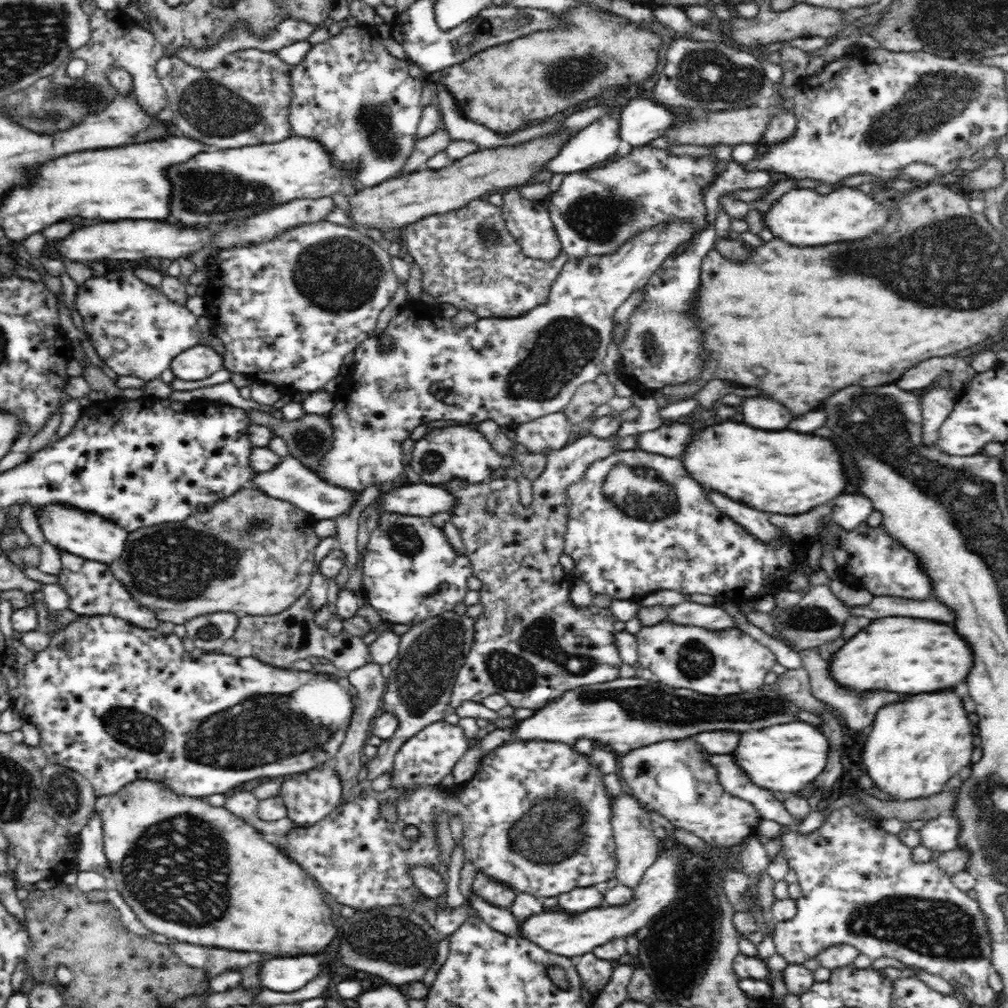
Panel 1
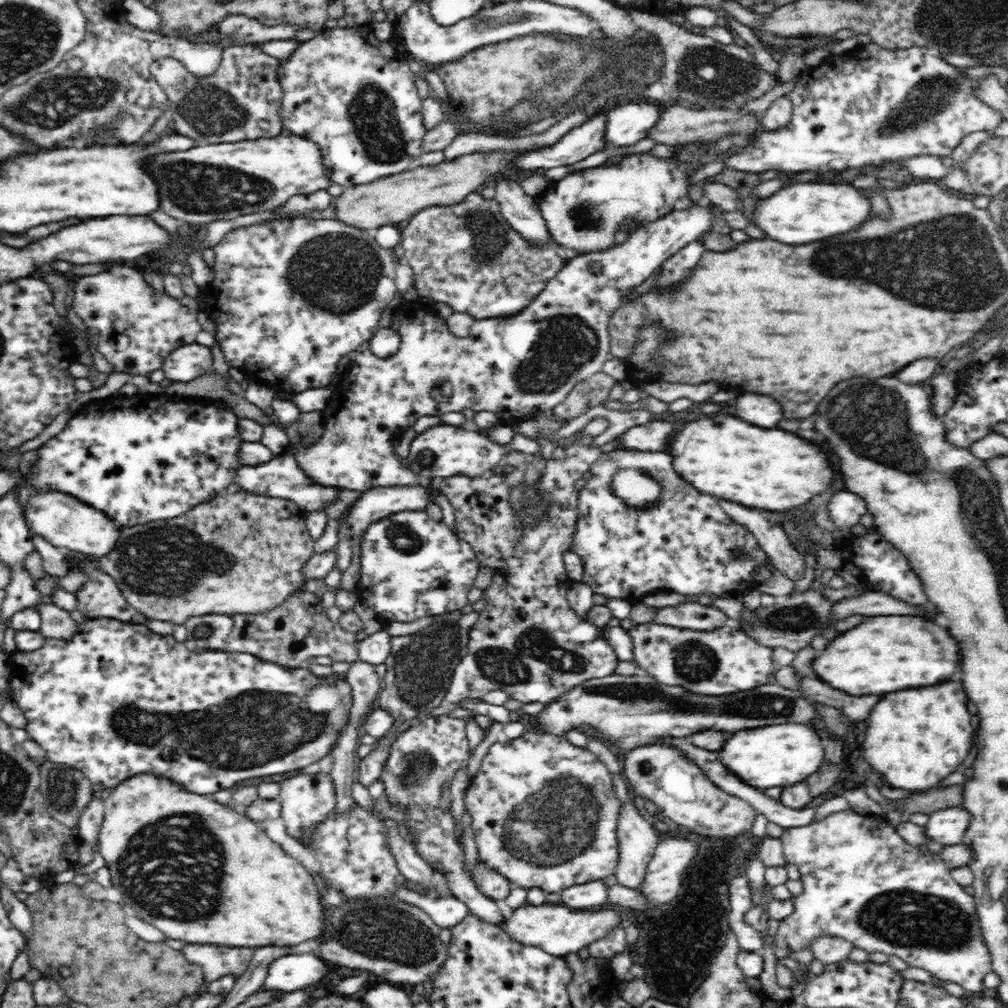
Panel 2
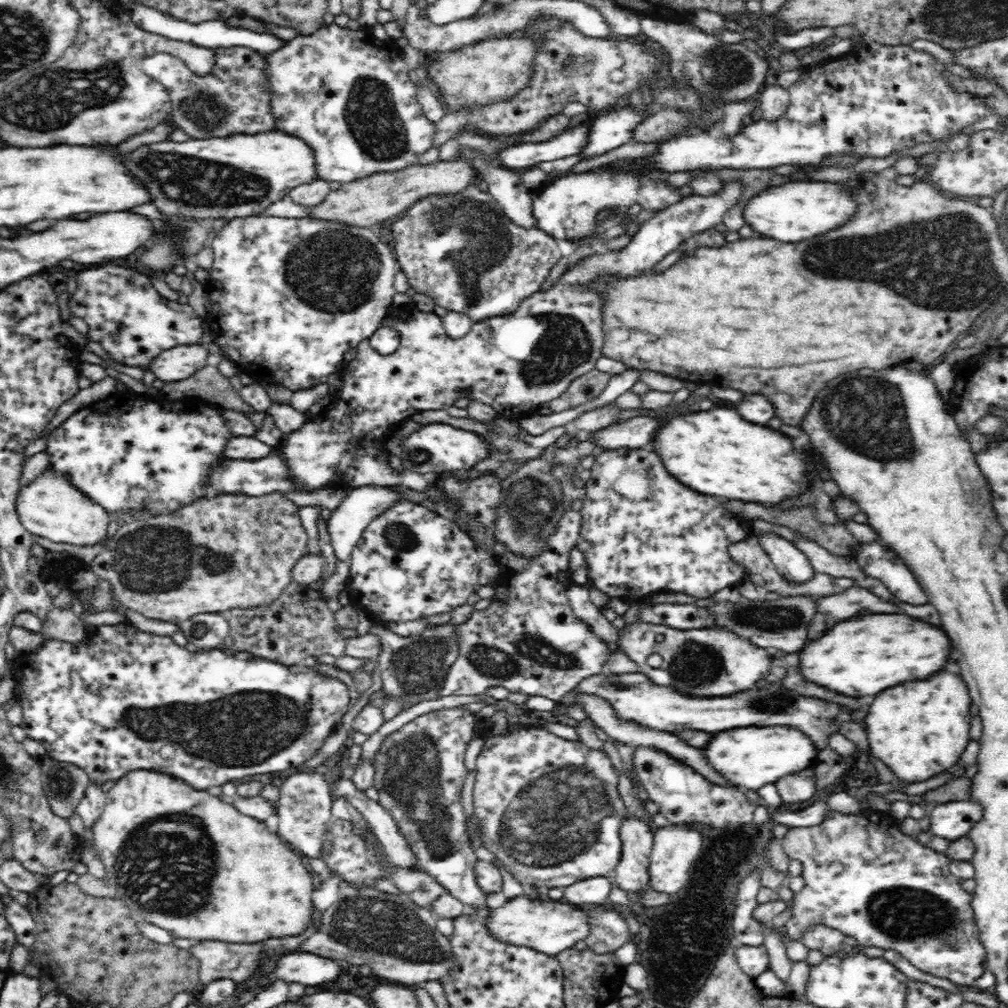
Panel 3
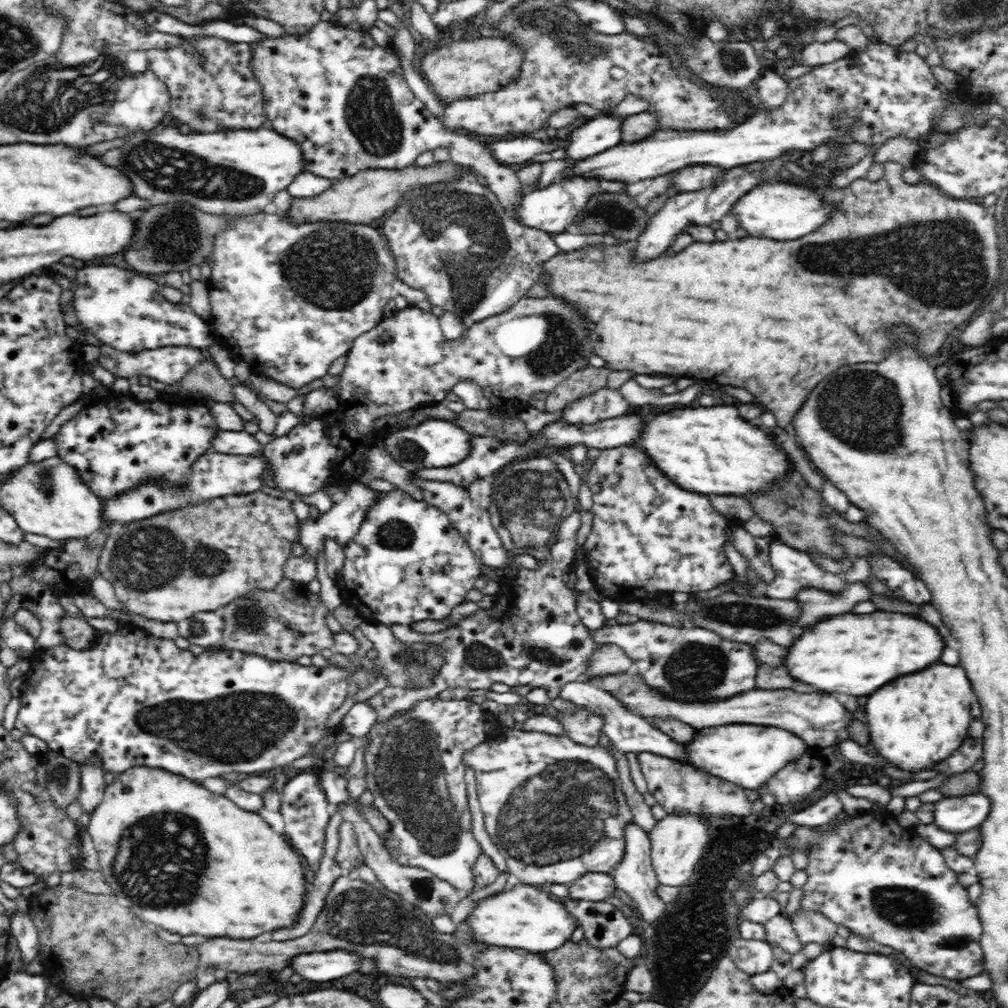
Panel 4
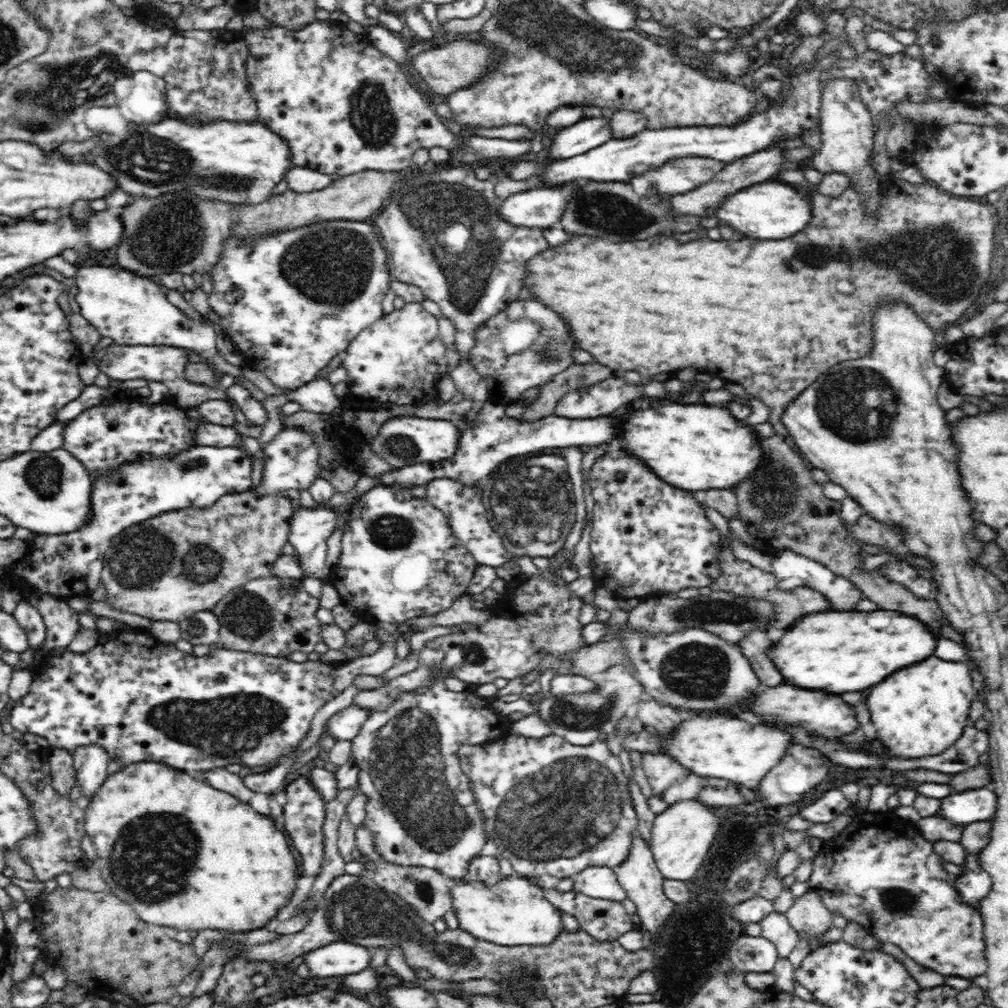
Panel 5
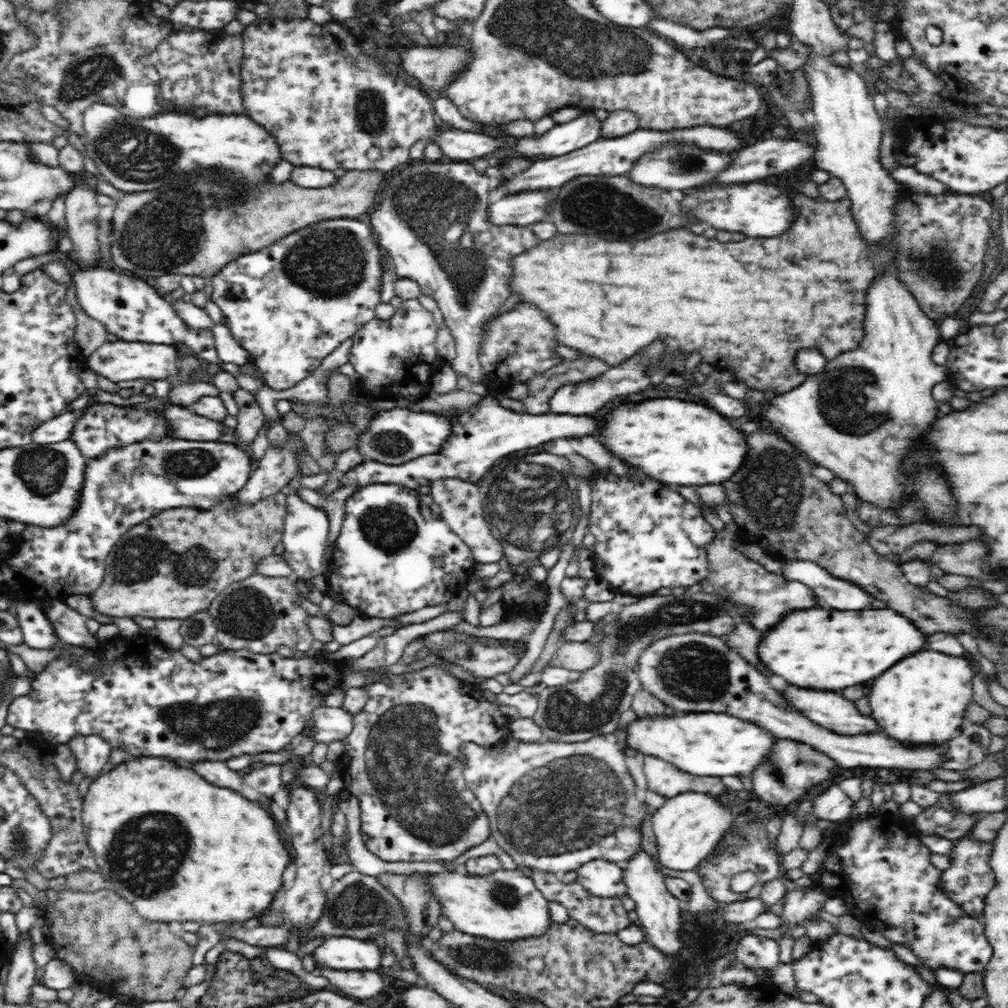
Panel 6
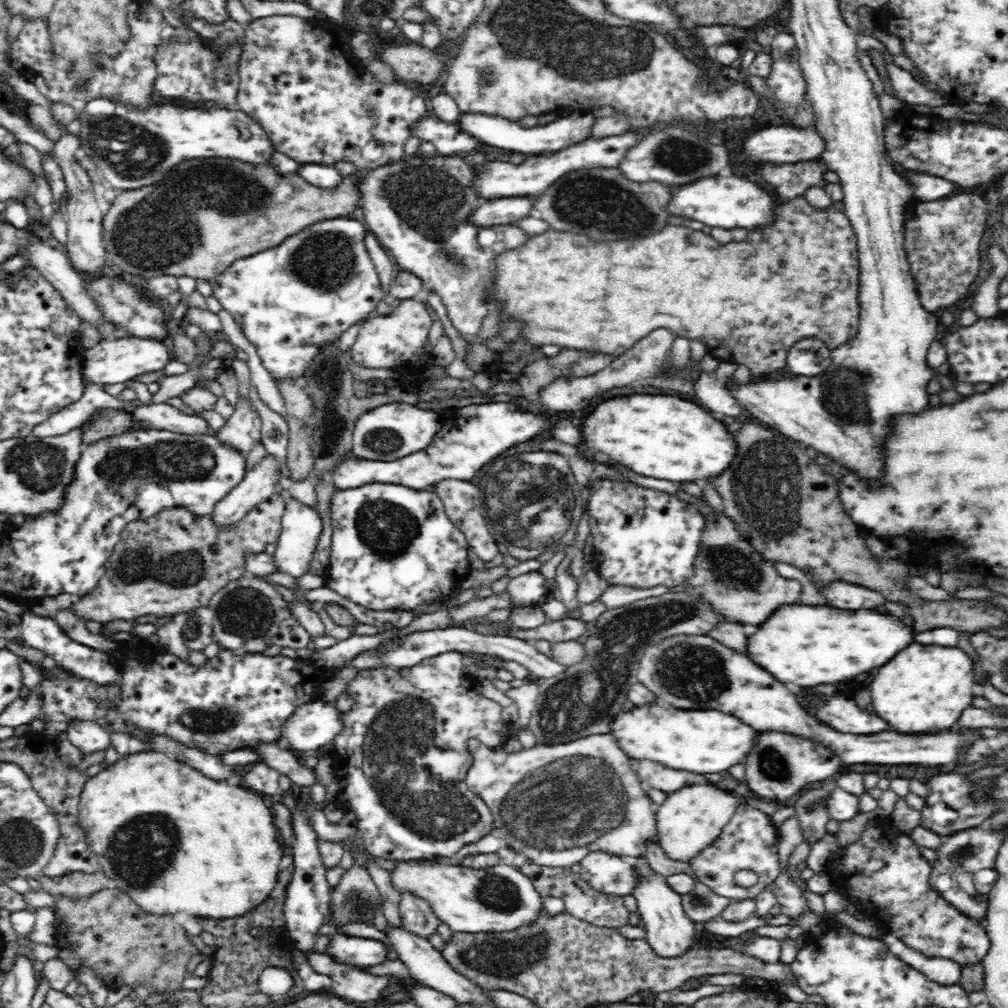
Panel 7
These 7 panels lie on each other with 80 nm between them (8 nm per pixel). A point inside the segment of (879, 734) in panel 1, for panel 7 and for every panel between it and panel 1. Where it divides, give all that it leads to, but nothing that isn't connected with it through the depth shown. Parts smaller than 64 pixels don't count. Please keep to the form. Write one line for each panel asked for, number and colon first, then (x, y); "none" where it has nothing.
2: (916, 738)
3: (919, 730)
4: (916, 722)
5: (919, 711)
6: (922, 700)
7: (924, 690)

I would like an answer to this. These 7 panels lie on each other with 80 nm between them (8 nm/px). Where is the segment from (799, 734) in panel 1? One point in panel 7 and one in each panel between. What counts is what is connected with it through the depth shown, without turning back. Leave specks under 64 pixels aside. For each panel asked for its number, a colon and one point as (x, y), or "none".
2: (778, 755)
3: (751, 757)
4: (748, 755)
5: (727, 748)
6: (710, 744)
7: (702, 742)

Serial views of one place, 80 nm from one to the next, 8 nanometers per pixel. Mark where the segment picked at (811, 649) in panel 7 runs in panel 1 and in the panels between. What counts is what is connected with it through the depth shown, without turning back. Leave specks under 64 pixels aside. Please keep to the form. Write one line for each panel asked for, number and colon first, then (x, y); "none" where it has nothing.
1: (902, 655)
2: (886, 652)
3: (864, 655)
4: (856, 653)
5: (839, 652)
6: (813, 648)

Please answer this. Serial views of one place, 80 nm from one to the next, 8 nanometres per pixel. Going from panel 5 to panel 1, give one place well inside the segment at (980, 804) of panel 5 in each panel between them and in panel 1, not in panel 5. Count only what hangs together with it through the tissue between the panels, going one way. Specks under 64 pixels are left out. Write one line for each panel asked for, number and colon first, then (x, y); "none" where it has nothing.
1: (940, 834)
2: (946, 826)
3: (953, 820)
4: (956, 815)

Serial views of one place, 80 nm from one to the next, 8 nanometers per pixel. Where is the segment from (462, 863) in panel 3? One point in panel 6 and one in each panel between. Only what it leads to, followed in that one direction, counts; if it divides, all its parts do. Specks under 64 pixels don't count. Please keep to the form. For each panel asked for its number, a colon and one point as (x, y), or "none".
4: (415, 765)
5: (420, 809)
6: (402, 753)

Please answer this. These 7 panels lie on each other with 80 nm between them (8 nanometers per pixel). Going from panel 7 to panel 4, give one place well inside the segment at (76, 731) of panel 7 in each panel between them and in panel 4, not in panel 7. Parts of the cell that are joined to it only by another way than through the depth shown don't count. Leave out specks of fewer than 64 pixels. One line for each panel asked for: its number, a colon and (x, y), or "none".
4: (93, 785)
5: (91, 762)
6: (92, 753)

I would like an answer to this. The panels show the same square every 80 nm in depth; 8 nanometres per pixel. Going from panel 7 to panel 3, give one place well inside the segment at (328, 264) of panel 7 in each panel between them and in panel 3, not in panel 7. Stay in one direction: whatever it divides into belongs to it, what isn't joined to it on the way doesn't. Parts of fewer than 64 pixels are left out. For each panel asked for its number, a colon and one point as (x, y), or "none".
3: (290, 298)
4: (288, 299)
5: (289, 301)
6: (290, 305)

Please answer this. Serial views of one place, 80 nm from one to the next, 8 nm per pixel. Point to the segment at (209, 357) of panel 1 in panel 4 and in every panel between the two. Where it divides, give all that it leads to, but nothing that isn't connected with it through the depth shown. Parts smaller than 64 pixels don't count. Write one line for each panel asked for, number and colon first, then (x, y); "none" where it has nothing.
2: (186, 363)
3: (178, 363)
4: (169, 364)

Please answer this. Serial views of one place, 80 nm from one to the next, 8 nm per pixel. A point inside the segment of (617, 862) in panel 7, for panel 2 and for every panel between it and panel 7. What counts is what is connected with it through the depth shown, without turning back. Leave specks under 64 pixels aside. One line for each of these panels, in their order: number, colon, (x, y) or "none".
2: (593, 894)
3: (594, 891)
4: (595, 887)
5: (597, 881)
6: (604, 879)

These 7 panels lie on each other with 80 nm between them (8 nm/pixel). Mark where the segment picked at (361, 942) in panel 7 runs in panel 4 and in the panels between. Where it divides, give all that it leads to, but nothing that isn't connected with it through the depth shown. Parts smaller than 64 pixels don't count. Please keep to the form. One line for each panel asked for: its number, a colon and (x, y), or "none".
4: (320, 966)
5: (338, 959)
6: (335, 953)

